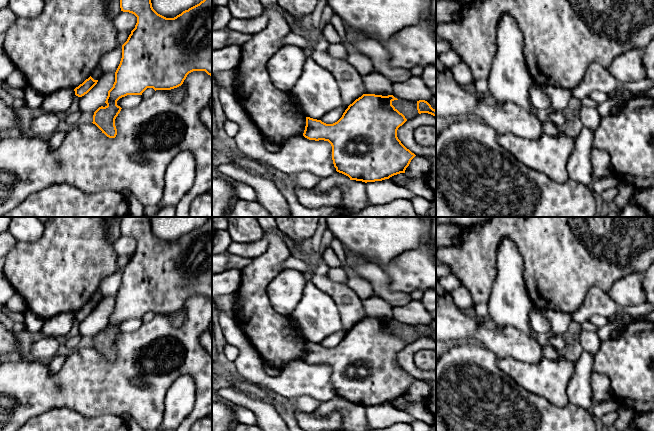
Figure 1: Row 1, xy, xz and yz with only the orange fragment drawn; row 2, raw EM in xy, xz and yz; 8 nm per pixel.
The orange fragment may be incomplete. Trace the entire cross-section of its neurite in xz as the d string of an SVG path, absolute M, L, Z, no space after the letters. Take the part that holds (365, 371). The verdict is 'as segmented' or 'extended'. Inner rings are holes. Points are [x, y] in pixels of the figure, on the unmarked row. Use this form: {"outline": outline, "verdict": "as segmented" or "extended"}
{"outline": "M363 318L356 323L343 337L342 341L333 348L326 348L321 344L306 341L306 350L303 360L309 364L328 365L332 370L332 384L336 395L350 402L362 406L375 406L389 403L390 401L405 397L411 384L416 380L407 373L397 361L397 354L407 343L400 337L392 326L398 324L393 319L382 320Z", "verdict": "as segmented"}

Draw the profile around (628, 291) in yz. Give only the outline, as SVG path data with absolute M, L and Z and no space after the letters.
M632 273L614 282L608 291L609 296L621 307L632 307L645 303L643 286L644 273Z

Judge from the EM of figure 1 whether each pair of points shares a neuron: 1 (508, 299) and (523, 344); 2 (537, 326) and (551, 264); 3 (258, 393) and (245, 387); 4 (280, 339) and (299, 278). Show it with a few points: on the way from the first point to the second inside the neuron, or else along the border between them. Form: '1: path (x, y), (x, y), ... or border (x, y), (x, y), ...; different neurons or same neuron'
1: border (496, 325), (514, 326), (528, 334); different neurons
2: border (533, 304), (544, 310); different neurons
3: path (255, 391), (248, 388); same neuron
4: border (269, 300), (272, 307), (278, 313), (289, 316); different neurons

